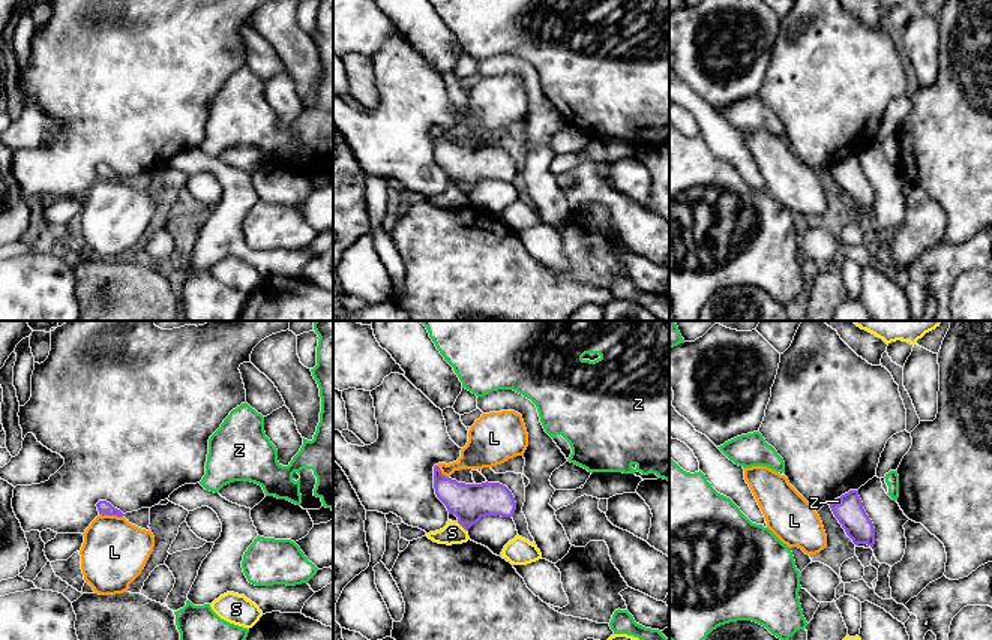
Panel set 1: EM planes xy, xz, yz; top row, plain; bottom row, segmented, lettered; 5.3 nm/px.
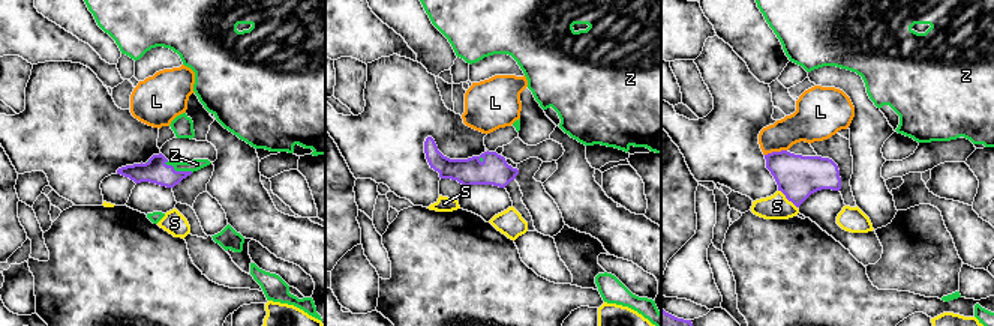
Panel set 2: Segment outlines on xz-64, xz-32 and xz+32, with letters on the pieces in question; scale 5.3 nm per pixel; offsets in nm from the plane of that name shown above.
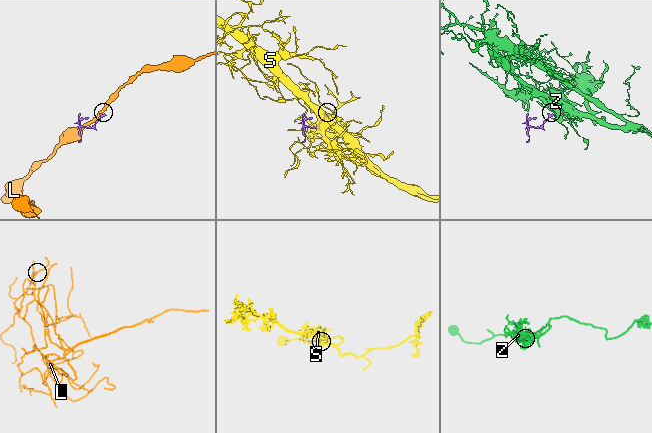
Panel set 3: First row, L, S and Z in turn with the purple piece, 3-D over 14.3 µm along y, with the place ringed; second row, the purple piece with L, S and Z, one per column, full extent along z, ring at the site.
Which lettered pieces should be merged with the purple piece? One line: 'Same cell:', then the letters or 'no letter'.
Same cell: Z

